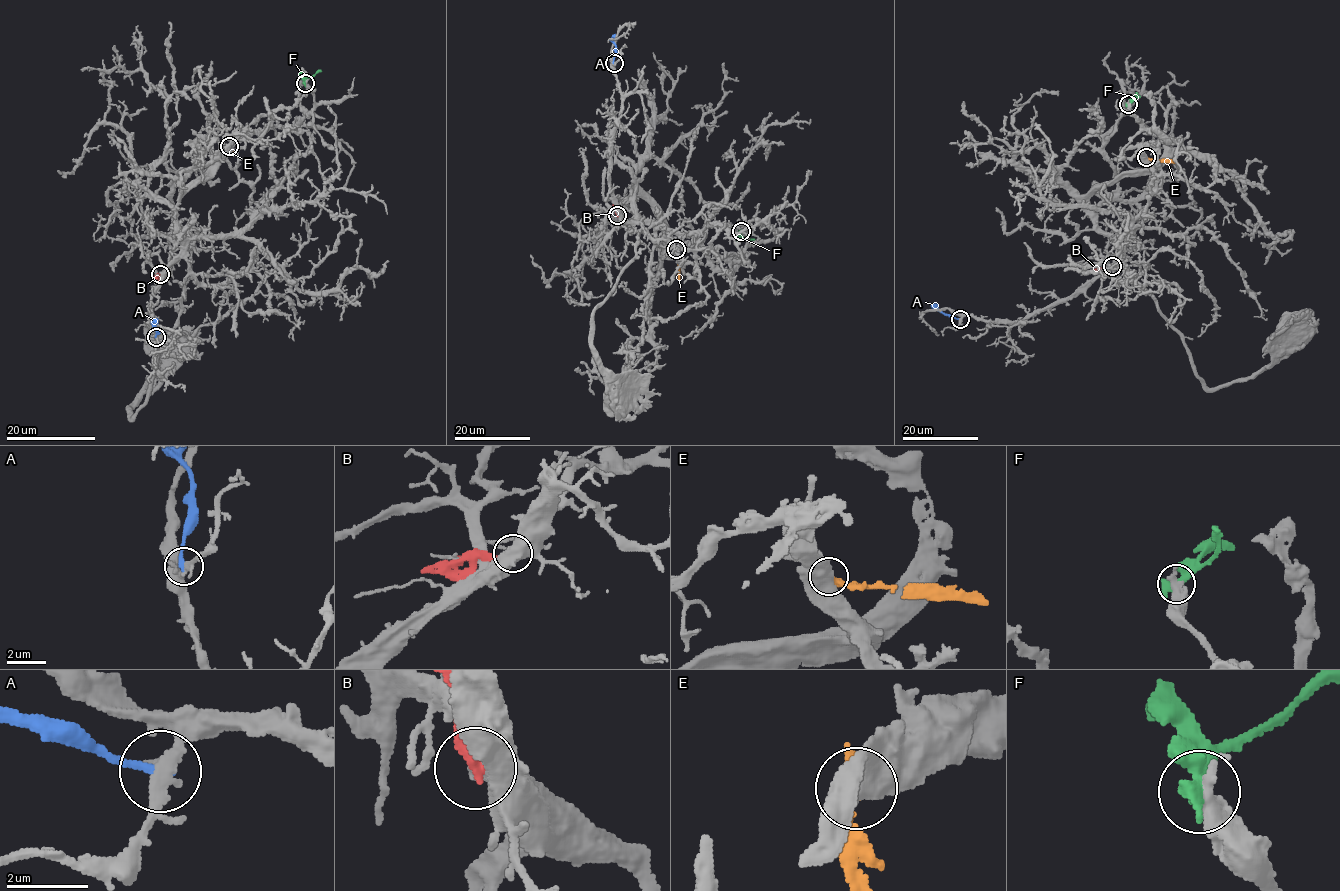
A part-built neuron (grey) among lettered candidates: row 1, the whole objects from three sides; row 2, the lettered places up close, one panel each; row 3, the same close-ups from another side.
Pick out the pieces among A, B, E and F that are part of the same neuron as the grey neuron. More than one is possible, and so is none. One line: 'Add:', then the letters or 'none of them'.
Add: none of them

